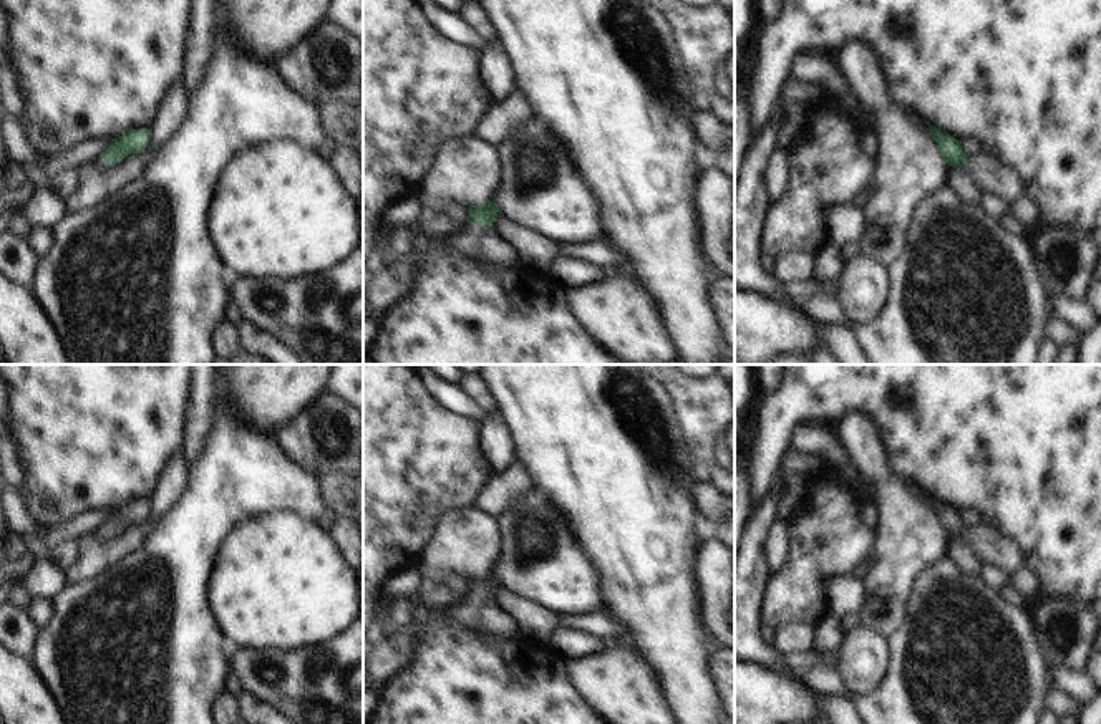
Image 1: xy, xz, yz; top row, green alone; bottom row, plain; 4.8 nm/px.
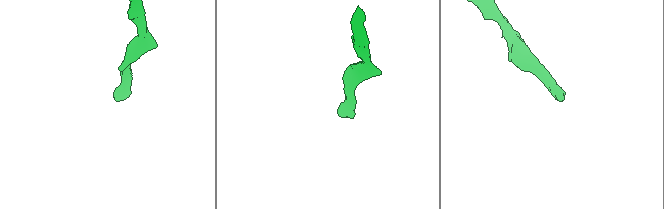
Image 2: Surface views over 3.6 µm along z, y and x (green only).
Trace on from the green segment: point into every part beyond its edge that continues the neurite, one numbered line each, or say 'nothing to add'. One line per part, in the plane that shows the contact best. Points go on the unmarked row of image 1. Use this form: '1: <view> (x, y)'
1: xz (473, 612)

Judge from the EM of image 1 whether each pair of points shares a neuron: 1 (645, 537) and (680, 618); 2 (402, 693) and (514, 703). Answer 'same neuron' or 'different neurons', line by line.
1: same neuron
2: same neuron

